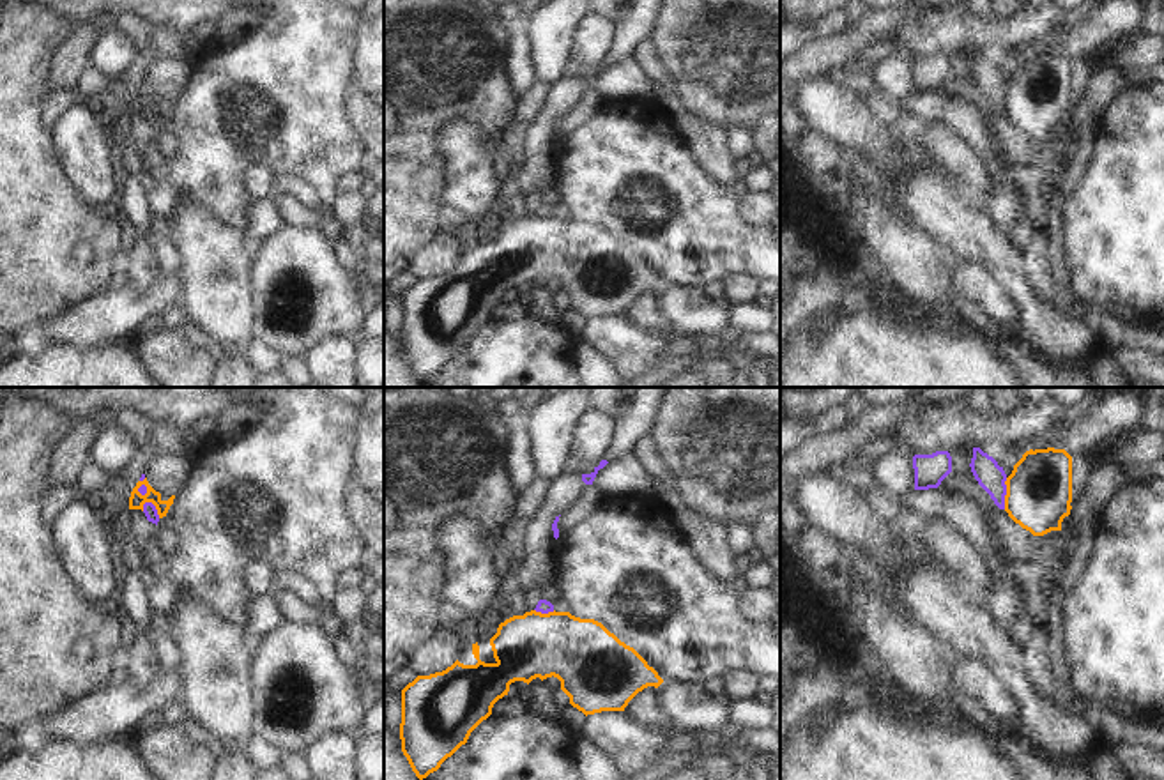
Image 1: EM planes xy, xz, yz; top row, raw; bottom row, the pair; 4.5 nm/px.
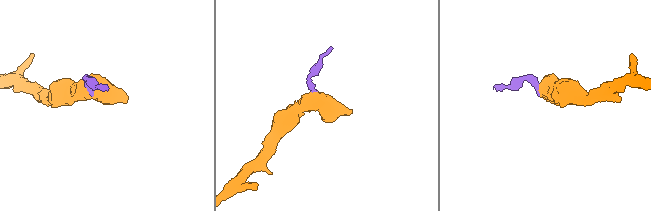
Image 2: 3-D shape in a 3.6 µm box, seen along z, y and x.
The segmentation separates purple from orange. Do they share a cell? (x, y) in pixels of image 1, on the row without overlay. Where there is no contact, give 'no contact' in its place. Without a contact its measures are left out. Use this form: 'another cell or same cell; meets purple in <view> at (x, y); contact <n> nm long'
another cell; meets purple in yz at (1005, 98); contact 140 nm long

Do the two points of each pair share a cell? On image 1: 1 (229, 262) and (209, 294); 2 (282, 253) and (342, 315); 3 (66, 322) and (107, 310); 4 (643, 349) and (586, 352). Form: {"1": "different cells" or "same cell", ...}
{"1": "same cell", "2": "same cell", "3": "same cell", "4": "different cells"}

